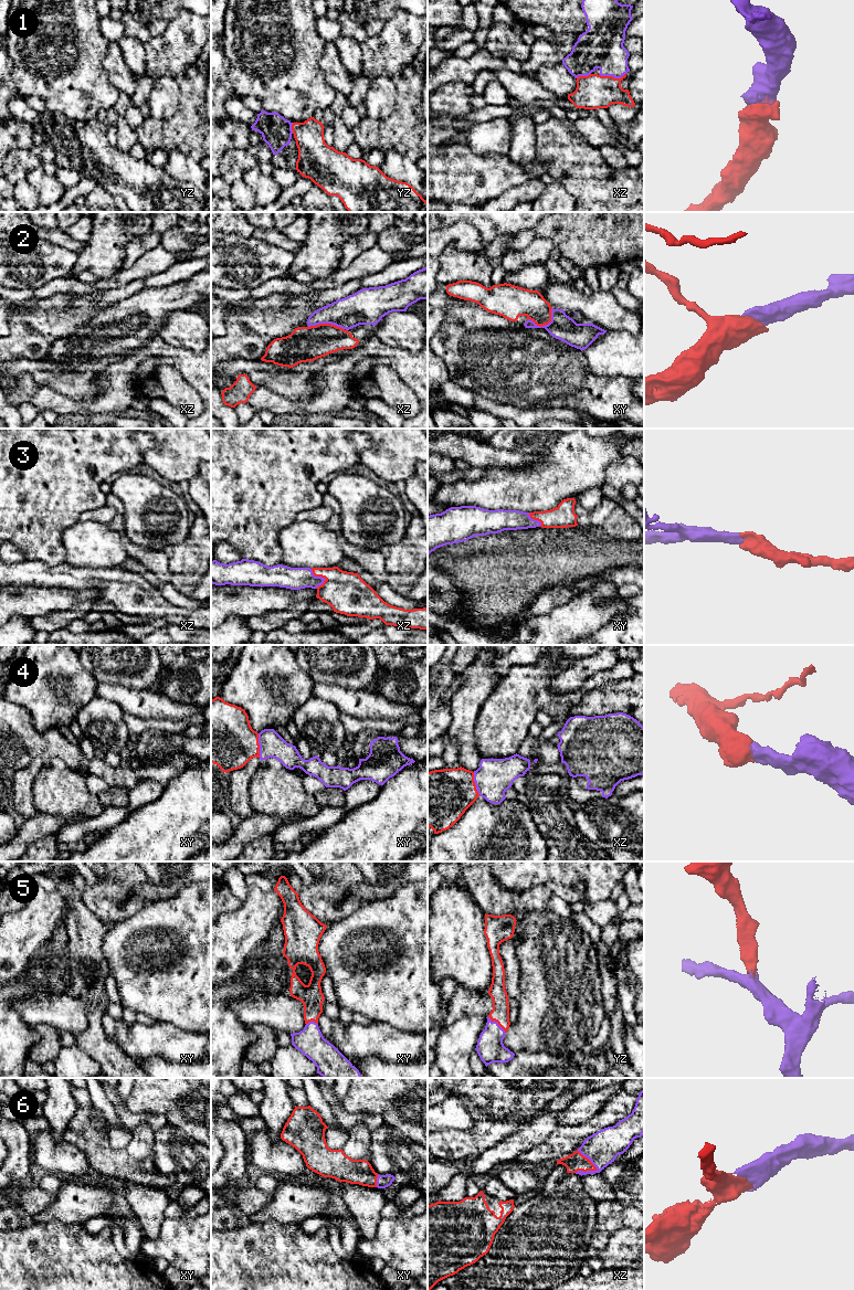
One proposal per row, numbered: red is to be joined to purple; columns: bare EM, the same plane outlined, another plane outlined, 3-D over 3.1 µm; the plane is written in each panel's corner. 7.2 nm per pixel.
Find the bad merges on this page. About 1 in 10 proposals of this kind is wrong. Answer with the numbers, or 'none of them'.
none of them

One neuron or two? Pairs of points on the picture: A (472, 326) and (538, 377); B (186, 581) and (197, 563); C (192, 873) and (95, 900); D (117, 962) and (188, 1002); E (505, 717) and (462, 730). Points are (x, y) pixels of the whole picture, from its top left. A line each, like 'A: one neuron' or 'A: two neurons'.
A: one neuron
B: one neuron
C: one neuron
D: one neuron
E: two neurons

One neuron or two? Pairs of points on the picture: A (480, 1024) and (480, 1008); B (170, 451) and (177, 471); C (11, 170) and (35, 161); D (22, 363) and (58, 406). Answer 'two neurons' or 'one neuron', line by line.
A: two neurons
B: one neuron
C: one neuron
D: two neurons

